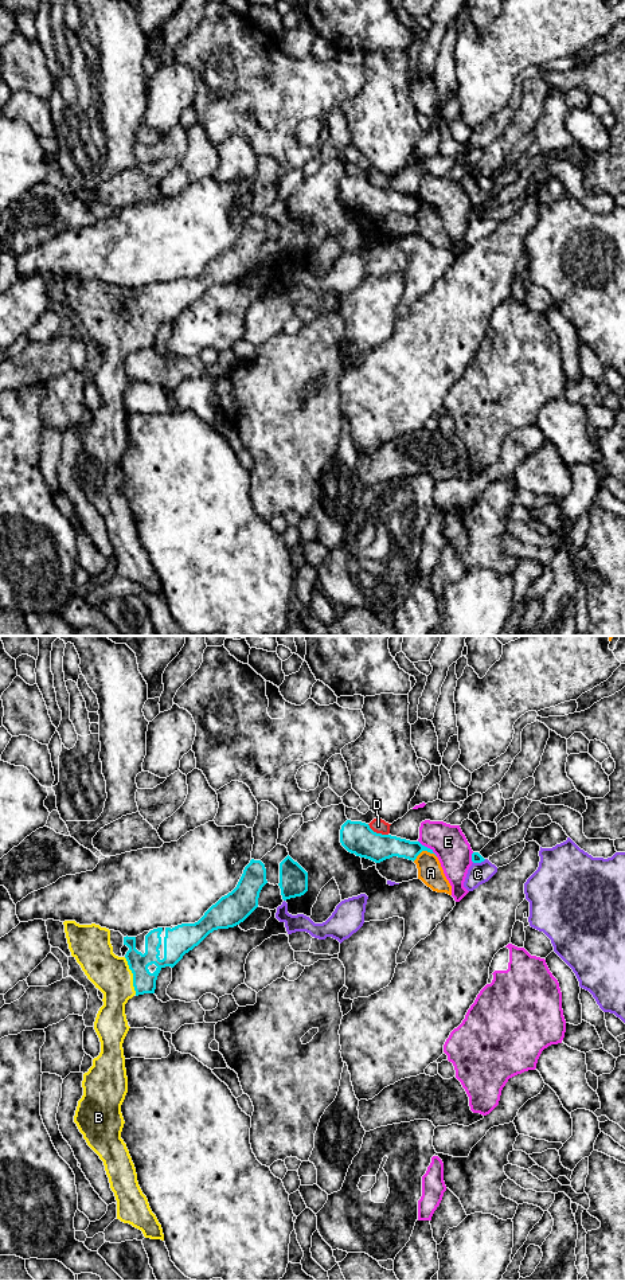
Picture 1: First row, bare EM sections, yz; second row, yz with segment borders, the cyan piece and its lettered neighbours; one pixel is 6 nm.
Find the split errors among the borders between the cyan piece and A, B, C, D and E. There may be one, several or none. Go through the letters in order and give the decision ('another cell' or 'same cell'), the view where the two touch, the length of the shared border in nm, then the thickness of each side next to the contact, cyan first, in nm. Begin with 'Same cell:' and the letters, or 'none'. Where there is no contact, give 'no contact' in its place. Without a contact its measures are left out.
Same cell: B
A: another cell; contact in yz; length 150 nm; calibres 150 and 150 nm
B: same cell; contact in yz; length 240 nm; calibres 140 and 220 nm
C: another cell; contact in yz; length 80 nm; calibres 60 and 130 nm
D: another cell; contact in yz; length 140 nm; calibres 190 and 90 nm
E: another cell; contact in yz; length 150 nm; calibres 140 and 200 nm

